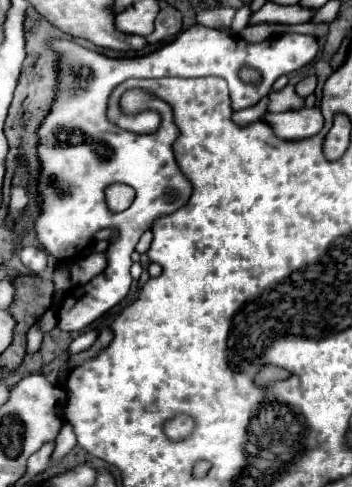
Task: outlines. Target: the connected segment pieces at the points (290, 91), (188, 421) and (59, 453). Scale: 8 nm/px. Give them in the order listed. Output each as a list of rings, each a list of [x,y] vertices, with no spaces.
[[[288,84],[278,92],[268,94],[268,110],[270,112],[286,112],[286,110],[300,110],[304,108],[304,100],[294,92],[294,86]]]
[[[176,416],[176,418],[172,418],[168,424],[166,424],[166,436],[168,438],[172,438],[172,440],[182,440],[182,438],[186,438],[190,432],[192,432],[192,428],[194,428],[194,420],[190,418],[190,416]]]
[[[64,424],[62,426],[62,432],[58,434],[56,438],[56,448],[54,448],[54,454],[52,454],[52,462],[58,462],[62,456],[66,456],[72,448],[76,446],[76,434],[74,434],[74,428],[72,424]]]

